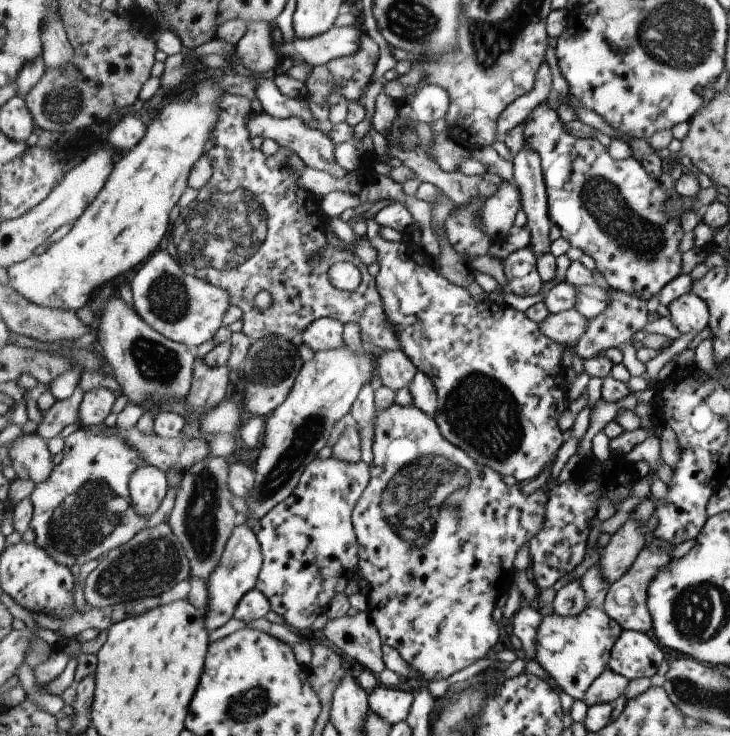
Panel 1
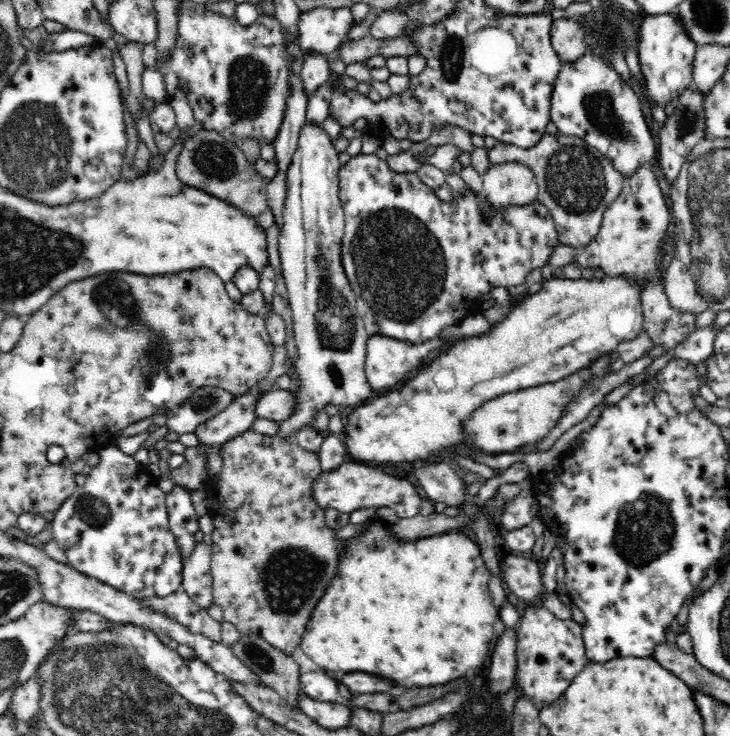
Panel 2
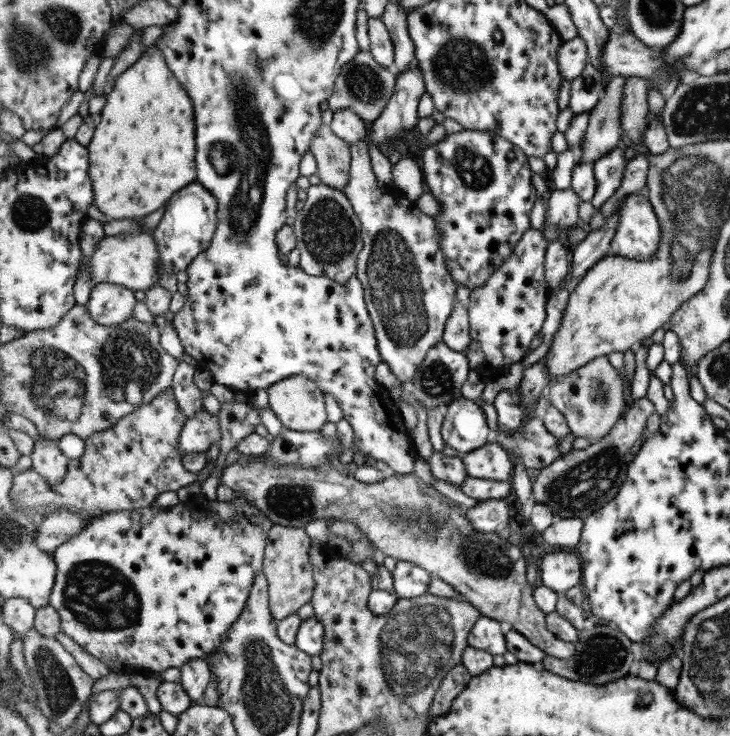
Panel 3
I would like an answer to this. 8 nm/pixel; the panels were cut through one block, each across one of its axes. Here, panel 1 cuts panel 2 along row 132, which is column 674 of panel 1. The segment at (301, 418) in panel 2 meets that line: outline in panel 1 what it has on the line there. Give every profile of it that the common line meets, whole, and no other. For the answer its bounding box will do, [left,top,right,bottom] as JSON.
[668,291,709,334]

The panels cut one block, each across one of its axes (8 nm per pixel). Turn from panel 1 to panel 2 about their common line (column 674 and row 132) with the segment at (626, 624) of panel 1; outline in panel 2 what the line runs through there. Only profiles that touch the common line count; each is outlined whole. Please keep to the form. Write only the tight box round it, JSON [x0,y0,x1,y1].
[488,132,624,250]

